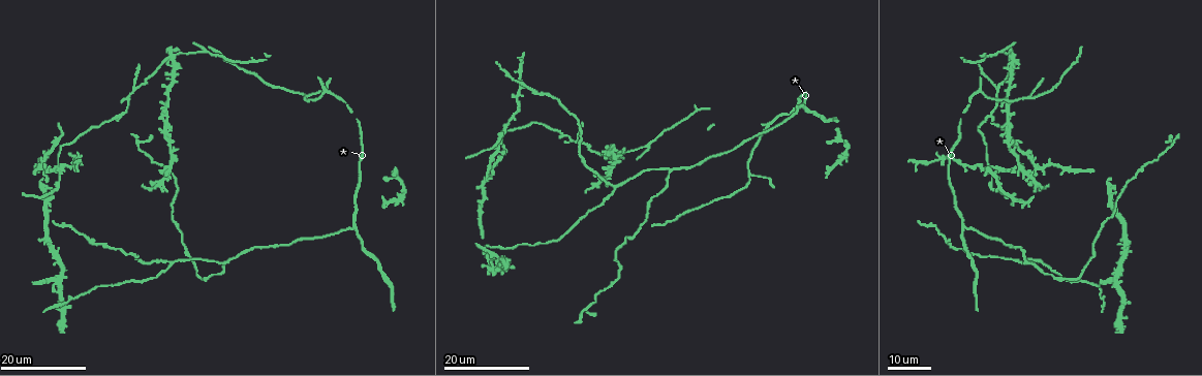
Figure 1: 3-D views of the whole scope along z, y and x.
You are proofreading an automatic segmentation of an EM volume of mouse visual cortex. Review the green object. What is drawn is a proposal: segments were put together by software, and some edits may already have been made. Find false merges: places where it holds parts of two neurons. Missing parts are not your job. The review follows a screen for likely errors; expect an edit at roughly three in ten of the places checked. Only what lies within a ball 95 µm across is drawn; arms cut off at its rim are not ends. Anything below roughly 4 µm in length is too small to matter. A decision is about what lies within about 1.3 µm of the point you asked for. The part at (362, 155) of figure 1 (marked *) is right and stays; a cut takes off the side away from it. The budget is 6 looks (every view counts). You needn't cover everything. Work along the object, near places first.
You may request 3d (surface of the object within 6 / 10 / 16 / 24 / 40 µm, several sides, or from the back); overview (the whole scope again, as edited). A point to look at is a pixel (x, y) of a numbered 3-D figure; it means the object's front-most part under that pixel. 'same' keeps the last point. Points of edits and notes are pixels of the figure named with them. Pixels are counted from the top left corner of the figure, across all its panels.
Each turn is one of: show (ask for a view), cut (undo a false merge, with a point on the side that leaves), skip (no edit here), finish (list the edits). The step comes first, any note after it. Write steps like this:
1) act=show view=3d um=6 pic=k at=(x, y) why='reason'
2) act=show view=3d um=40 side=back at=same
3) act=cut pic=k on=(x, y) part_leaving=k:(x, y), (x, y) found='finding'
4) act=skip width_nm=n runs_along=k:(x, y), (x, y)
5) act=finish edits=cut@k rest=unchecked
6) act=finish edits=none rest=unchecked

act=show view=3d um=24 pic=1 at=(356, 225) why='three arms meet'

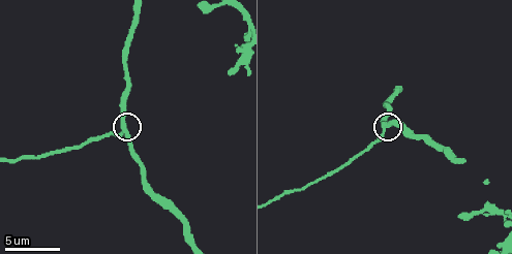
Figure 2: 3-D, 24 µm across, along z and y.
act=show view=3d um=10 pic=2 at=(384, 130)

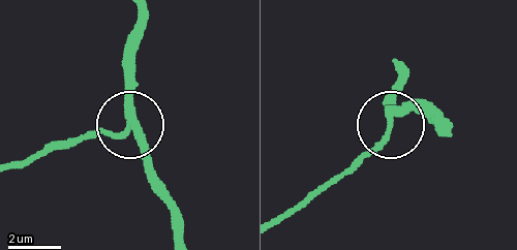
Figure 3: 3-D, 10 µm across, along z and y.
act=skip arms=3 runs_along=3:(397, 66), (390, 118), (415, 100) found='one neuron here'

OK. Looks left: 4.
act=show view=3d um=24 pic=1 at=(56, 168) why='three-way junction'

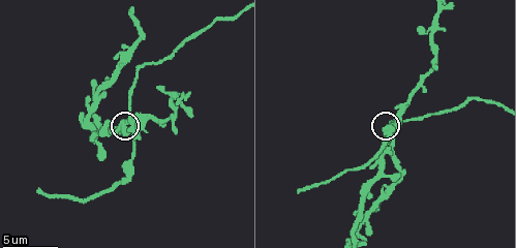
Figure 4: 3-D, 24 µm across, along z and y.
act=show view=3d um=10 pic=4 at=(129, 122)

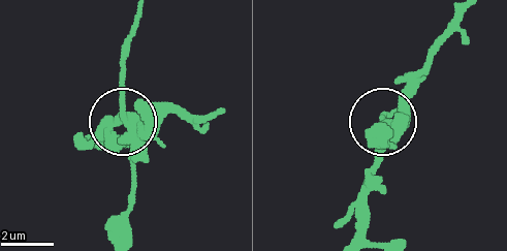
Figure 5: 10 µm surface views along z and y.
act=cut pic=5 on=(415, 87) width_nm=350 found='two neurons meet here'

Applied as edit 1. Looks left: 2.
act=finish edits=cut@5 rest=unchecked

